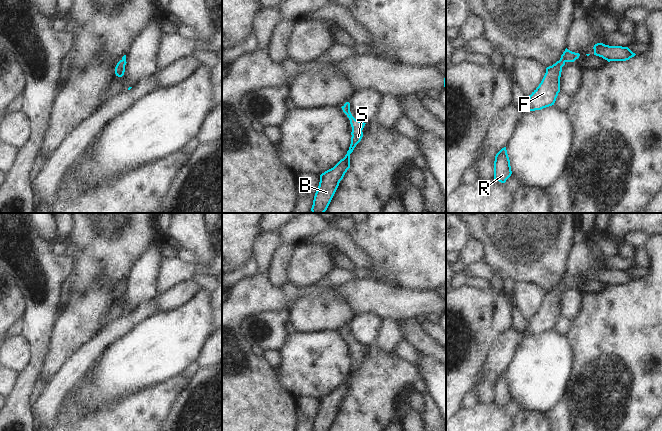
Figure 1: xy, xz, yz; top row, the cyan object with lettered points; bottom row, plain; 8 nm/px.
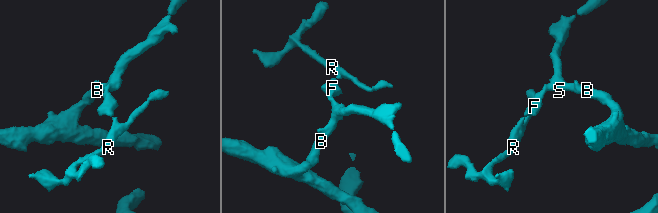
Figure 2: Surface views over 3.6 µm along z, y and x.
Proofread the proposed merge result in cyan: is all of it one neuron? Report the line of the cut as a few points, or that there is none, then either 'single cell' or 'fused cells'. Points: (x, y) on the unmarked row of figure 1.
cut none; single cell

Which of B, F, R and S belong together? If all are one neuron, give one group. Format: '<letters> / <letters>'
B F R S

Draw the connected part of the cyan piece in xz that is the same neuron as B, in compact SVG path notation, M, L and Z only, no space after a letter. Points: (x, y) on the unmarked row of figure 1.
M346 326L342 331L343 336L350 344L352 351L351 368L347 378L333 392L320 399L320 406L314 420L312 431L328 431L340 405L350 392L350 378L363 361L363 352L366 347L356 344L350 336L350 327Z

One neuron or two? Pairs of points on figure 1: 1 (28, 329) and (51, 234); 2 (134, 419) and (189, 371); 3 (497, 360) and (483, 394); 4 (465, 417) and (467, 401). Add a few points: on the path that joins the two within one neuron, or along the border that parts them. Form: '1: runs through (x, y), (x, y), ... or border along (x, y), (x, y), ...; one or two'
1: border along (33, 224), (37, 232), (51, 244); two
2: border along (181, 373), (189, 380); two
3: runs through (492, 368), (485, 386); one
4: border along (477, 403), (472, 407), (461, 409); two

